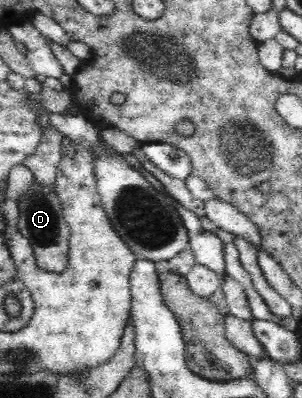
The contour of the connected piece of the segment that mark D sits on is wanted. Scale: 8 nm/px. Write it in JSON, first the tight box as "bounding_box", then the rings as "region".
{"bounding_box":[17,178,69,275],"region":[[[33,178],[29,188],[17,198],[17,212],[20,213],[17,227],[29,241],[37,267],[44,270],[46,275],[62,273],[68,267],[69,225],[63,217],[63,206],[55,190]]]}

